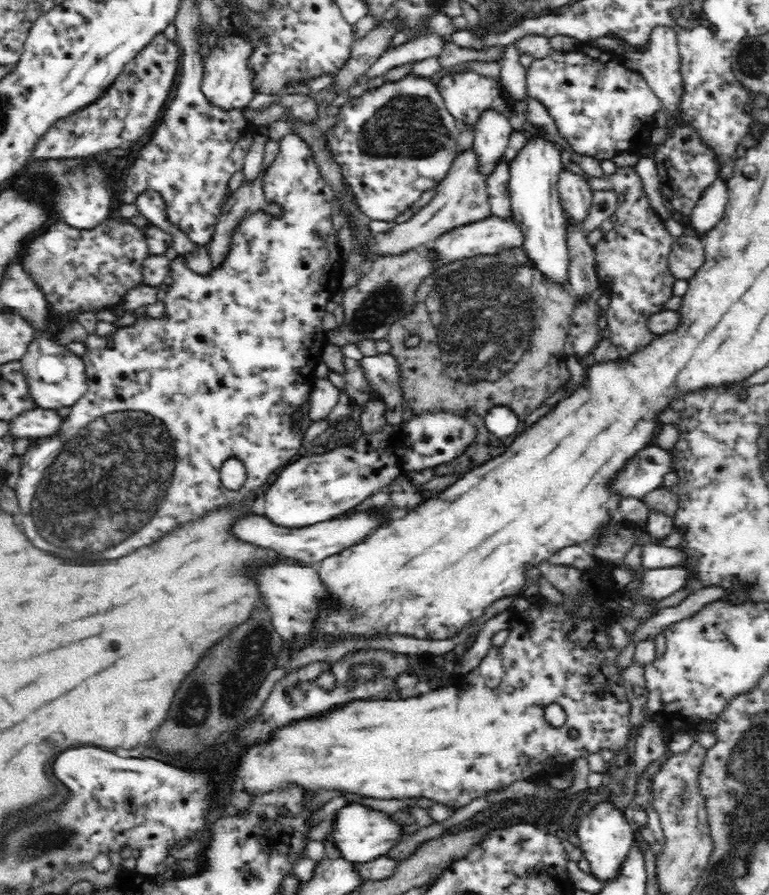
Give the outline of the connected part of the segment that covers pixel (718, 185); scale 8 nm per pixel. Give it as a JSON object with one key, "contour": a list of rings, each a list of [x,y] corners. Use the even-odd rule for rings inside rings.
{"contour":[[[717,178],[689,214],[690,224],[698,237],[708,234],[720,222],[725,214],[728,199],[727,185]]]}

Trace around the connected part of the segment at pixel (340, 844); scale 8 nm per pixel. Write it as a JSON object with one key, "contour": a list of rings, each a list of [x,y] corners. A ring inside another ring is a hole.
{"contour":[[[356,802],[346,804],[334,812],[330,818],[330,830],[323,839],[330,846],[334,846],[338,858],[350,863],[364,862],[378,855],[385,855],[390,845],[400,837],[400,824],[390,821],[384,812],[368,810]]]}

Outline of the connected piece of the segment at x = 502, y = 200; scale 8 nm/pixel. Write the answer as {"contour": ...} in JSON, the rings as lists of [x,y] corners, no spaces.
{"contour":[[[504,159],[486,178],[485,183],[493,216],[513,220],[509,191],[509,167]]]}

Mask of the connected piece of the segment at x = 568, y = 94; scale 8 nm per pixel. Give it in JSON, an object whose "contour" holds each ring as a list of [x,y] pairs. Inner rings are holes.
{"contour":[[[555,50],[546,58],[542,58],[542,60],[534,59],[530,66],[524,68],[524,75],[529,96],[537,100],[553,118],[553,121],[555,122],[555,131],[558,133],[561,140],[563,142],[568,142],[576,153],[592,156],[598,161],[606,159],[613,160],[623,151],[638,151],[640,147],[645,146],[648,143],[650,132],[657,126],[656,116],[658,116],[660,112],[664,112],[664,103],[662,103],[662,99],[654,93],[652,87],[650,87],[648,81],[644,78],[644,75],[640,74],[638,71],[624,67],[623,64],[618,64],[614,58],[610,58],[610,60],[606,60],[606,62],[602,64],[602,58],[594,58],[594,56],[590,56],[588,52],[584,52],[584,50]]]}

